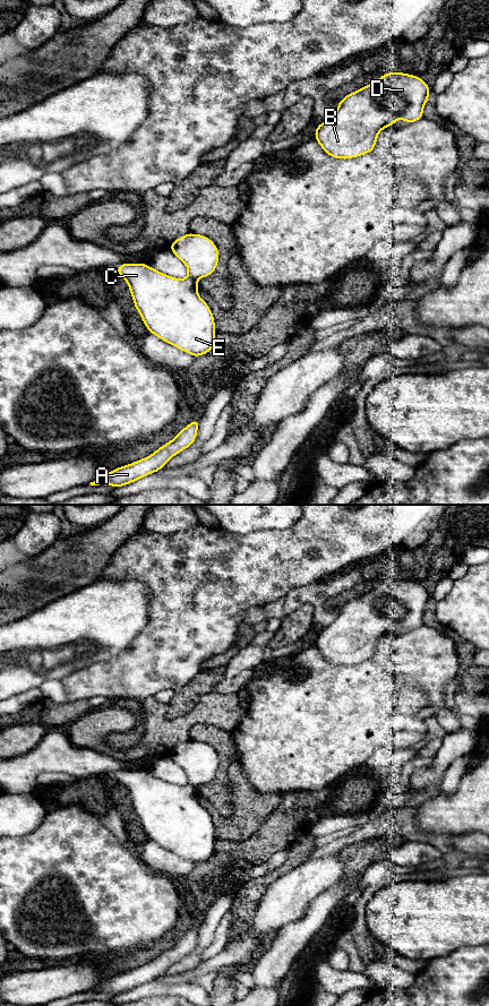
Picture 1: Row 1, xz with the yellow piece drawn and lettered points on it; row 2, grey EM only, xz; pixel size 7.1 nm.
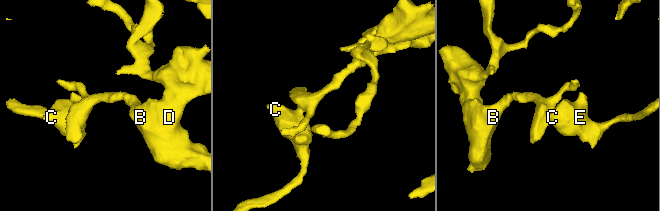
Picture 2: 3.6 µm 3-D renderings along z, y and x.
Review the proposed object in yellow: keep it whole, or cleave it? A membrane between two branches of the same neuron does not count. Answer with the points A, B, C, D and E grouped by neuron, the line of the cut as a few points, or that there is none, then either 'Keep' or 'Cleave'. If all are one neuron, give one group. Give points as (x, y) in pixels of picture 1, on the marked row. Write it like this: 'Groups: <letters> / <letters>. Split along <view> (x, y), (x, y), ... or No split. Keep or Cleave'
Groups: A C E / B D. Split along xz (188, 276), (196, 281). Cleave

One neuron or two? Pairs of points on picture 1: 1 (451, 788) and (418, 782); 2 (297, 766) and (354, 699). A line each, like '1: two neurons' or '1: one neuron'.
1: two neurons
2: one neuron

